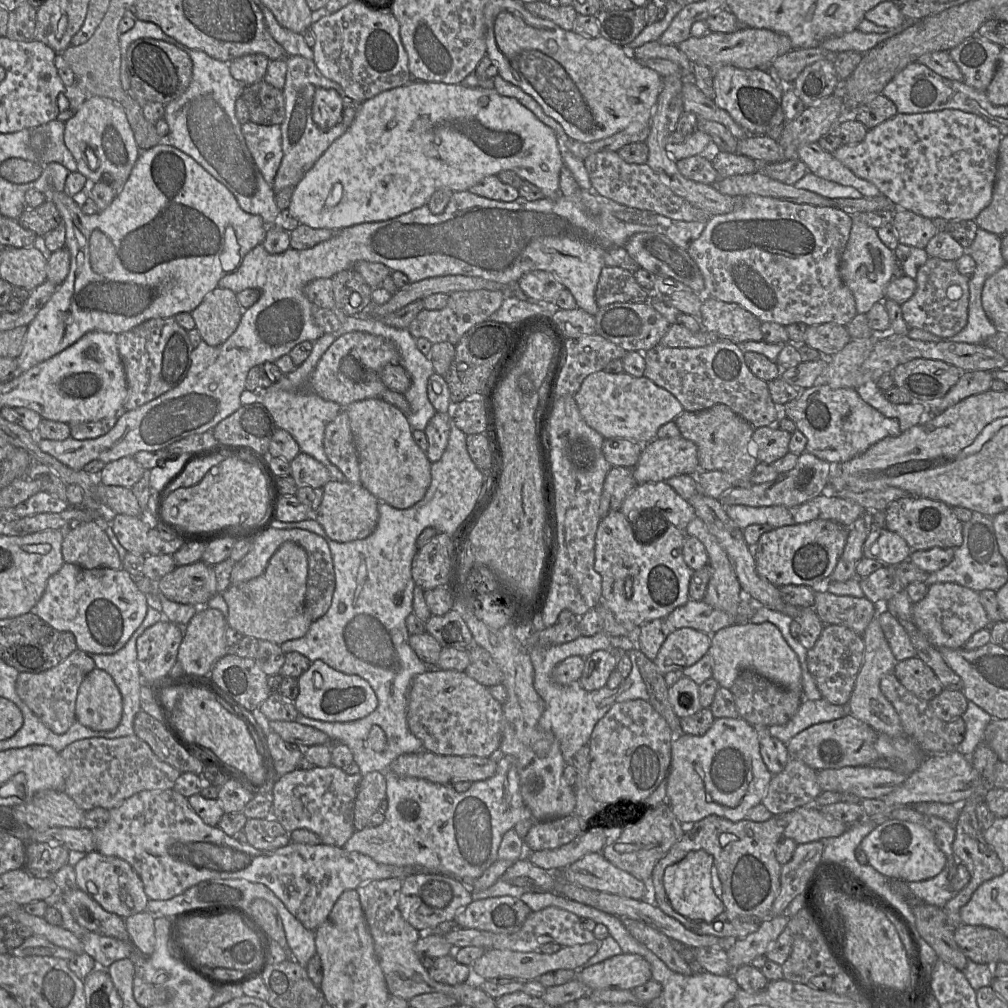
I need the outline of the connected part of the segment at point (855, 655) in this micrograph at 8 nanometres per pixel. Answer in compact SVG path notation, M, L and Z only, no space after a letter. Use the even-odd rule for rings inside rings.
M825 625L815 645L807 651L807 667L822 698L846 706L855 686L864 657L863 636L839 625Z

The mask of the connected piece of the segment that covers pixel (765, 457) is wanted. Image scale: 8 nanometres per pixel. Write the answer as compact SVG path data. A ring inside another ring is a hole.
M777 423L769 427L754 430L752 448L759 463L771 465L786 456L789 452L791 434L777 427Z

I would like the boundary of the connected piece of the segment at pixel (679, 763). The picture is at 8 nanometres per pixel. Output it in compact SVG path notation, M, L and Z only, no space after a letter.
M722 717L702 736L675 736L666 802L680 823L696 823L711 815L739 822L761 803L772 776L760 754L757 728L741 718Z

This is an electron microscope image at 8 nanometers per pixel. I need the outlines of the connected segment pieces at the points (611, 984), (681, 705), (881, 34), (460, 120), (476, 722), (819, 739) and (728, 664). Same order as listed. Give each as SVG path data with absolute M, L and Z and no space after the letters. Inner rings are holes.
M621 953L576 972L589 991L633 990L652 979L650 964L637 954Z
M686 676L668 688L668 698L675 714L680 719L691 716L702 709L699 685Z
M864 18L854 31L827 38L819 47L836 53L855 51L865 54L885 40L901 33L915 22L905 21L897 28L887 28Z
M412 80L406 85L383 91L359 104L355 118L347 131L328 147L297 184L287 210L291 217L297 219L300 224L315 229L341 230L360 223L380 222L396 218L427 205L431 195L439 188L449 188L453 192L468 191L487 176L498 175L506 170L515 172L523 180L538 187L545 198L557 199L560 196L559 176L563 166L562 152L554 130L541 122L532 111L523 106L516 98L502 96L494 88L468 87L460 83L445 84ZM335 184L342 185L343 196L337 205L328 207L326 200Z
M431 667L411 681L407 723L426 751L438 755L489 757L500 746L502 704L492 697L487 687L464 672Z
M846 715L829 722L812 725L801 731L787 745L790 758L802 761L812 769L839 769L847 766L868 766L880 759L875 749L878 732L868 724Z
M736 623L724 627L711 636L708 654L712 658L712 677L720 687L730 689L742 670L751 669L788 690L802 692L799 659L772 623Z

